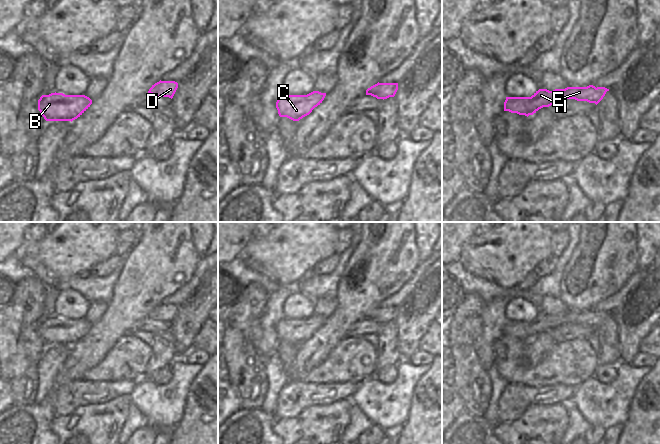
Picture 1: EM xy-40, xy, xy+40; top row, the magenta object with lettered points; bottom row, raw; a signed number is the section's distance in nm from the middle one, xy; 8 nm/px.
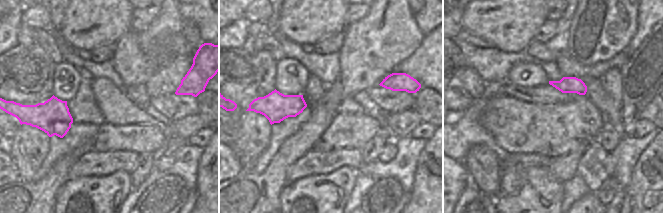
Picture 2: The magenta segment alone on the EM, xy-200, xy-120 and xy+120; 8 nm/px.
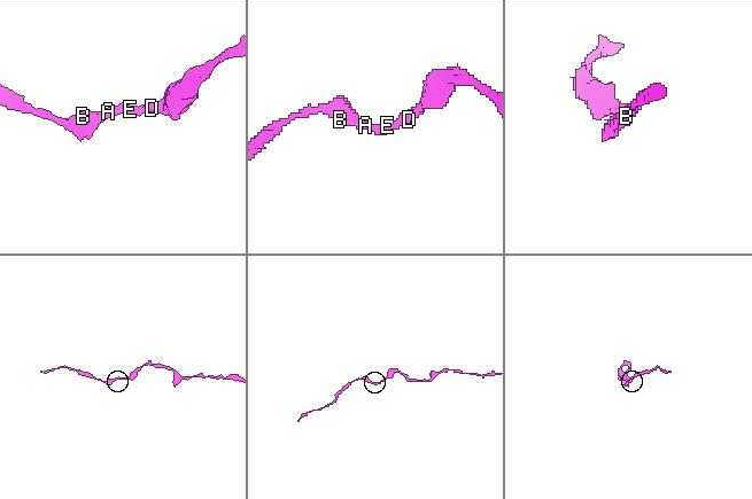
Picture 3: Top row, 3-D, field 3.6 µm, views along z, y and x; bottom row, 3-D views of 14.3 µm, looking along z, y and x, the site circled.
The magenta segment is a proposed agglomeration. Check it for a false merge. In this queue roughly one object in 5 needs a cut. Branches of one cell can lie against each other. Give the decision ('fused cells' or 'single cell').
single cell

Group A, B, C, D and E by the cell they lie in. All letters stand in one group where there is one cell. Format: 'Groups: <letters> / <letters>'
Groups: A B C D E

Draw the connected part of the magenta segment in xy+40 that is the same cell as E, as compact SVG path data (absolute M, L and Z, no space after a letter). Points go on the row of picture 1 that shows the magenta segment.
M567 87L565 89L539 89L531 97L506 97L504 111L519 115L533 115L543 107L549 107L565 99L587 101L596 105L603 99L609 89L605 87Z

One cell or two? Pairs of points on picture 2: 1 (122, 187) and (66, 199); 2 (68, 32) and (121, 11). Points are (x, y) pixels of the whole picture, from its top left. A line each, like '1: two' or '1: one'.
1: one
2: one

